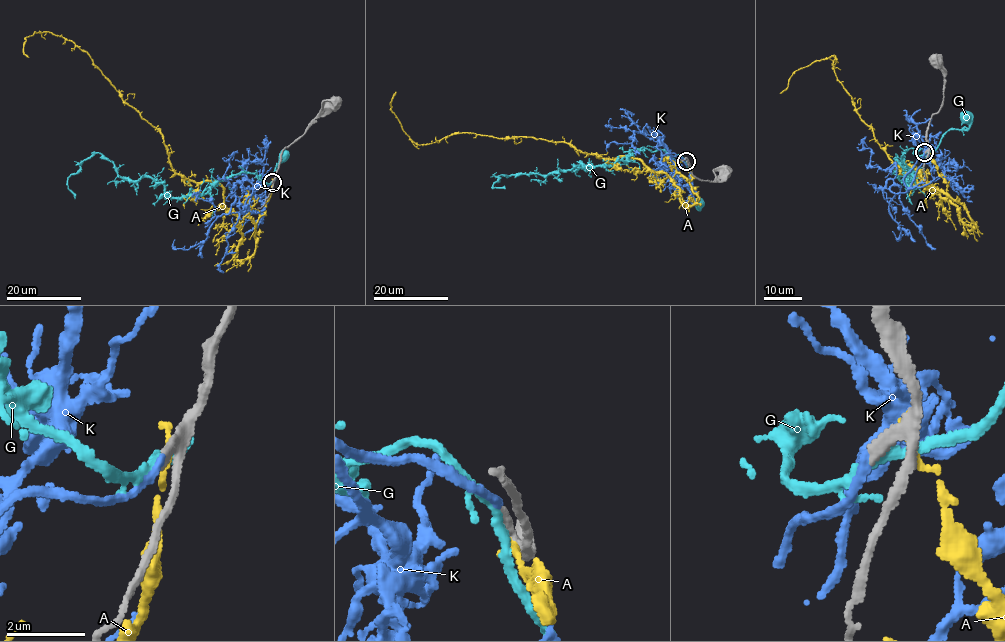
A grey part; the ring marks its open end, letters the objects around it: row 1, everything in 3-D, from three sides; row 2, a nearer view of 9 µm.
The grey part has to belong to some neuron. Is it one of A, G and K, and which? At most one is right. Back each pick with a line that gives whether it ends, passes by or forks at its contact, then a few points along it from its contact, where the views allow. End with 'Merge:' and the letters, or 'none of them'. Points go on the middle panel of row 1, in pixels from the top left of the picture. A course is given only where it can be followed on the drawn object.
K: it ends | via (686, 161), (670, 155), (661, 132), (651, 132), (648, 124), (642, 133), (660, 137), (656, 147), (668, 167)
Merge: K

